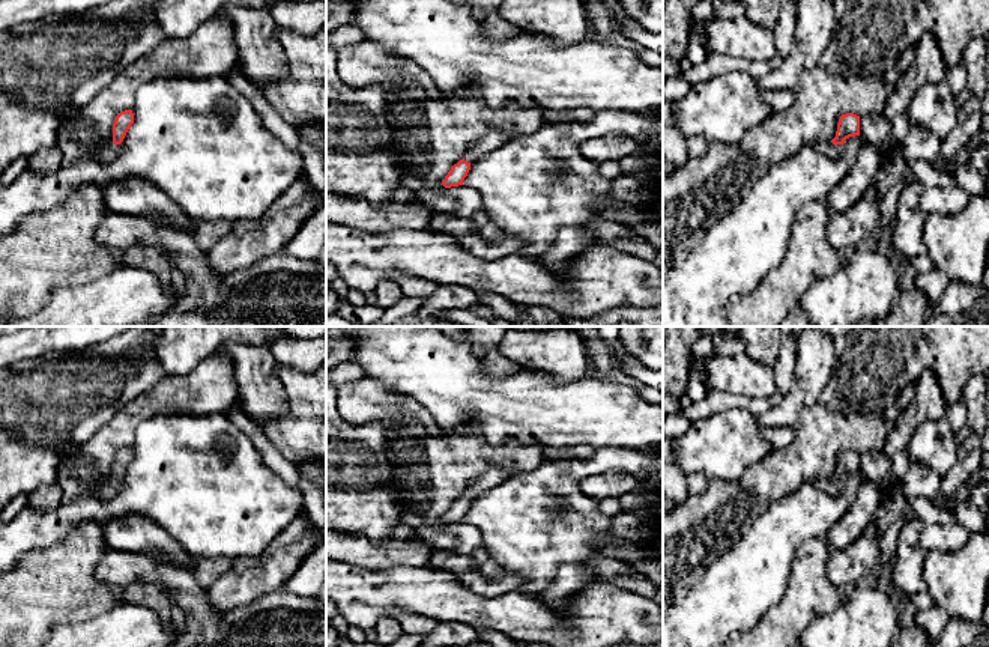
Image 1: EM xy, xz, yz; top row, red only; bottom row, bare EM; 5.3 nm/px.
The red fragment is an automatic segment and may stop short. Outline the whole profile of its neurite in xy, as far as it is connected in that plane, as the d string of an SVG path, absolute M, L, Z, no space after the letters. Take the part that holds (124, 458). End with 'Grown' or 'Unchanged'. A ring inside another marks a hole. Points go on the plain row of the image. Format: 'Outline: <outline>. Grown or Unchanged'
Outline: M132 447L120 448L116 453L114 460L113 460L113 480L114 481L120 481L123 478L123 475L132 460L134 460Z. Unchanged

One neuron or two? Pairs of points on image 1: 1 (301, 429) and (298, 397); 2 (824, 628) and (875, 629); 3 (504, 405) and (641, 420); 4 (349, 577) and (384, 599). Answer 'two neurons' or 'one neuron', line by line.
1: one neuron
2: one neuron
3: one neuron
4: one neuron

